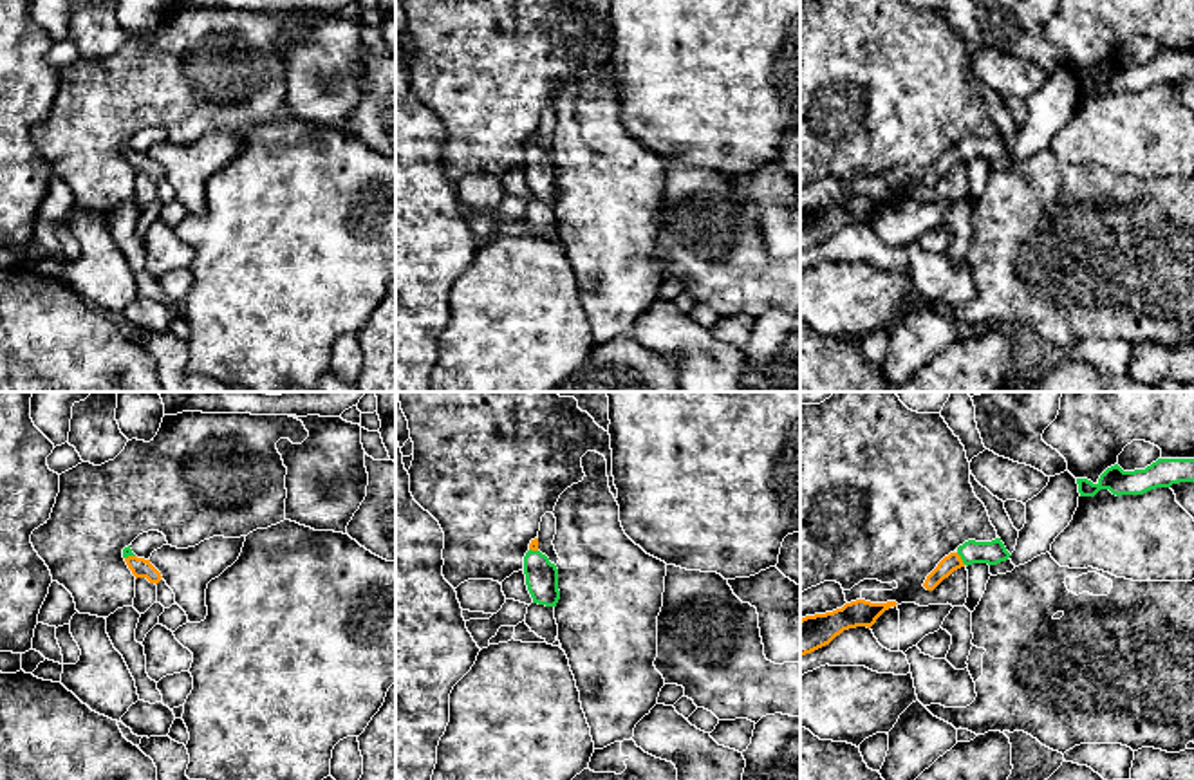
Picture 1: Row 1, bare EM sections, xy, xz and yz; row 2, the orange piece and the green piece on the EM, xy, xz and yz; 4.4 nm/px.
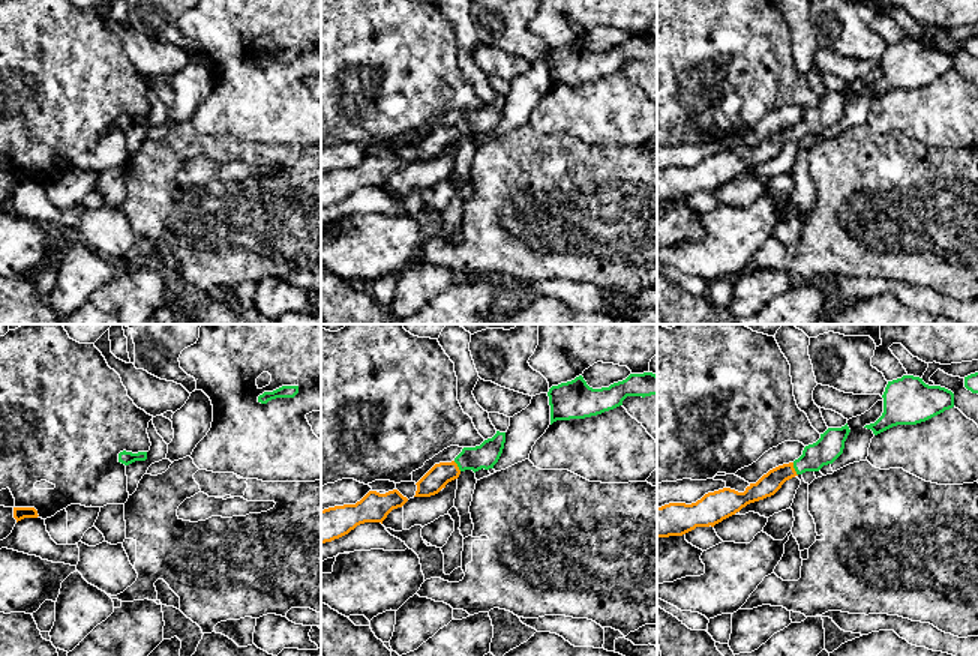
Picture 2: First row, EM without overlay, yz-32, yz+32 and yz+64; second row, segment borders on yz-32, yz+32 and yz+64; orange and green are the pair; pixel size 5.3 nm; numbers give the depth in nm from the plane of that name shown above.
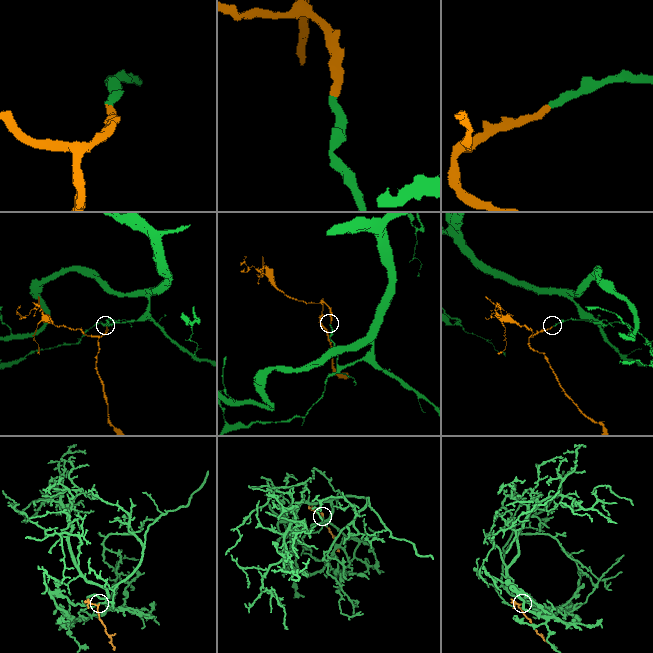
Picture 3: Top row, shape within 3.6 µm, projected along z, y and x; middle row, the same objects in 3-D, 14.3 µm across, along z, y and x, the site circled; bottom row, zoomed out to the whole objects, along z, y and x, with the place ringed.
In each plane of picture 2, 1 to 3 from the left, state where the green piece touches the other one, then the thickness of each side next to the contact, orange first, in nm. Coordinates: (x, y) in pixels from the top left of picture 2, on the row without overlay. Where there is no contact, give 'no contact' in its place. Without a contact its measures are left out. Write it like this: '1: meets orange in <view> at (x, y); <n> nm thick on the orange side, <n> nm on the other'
1: no contact
2: meets orange in yz+32 at (456, 129); 120 nm thick on the orange side, 140 nm on the other
3: meets orange in yz+64 at (794, 132); 110 nm thick on the orange side, 150 nm on the other

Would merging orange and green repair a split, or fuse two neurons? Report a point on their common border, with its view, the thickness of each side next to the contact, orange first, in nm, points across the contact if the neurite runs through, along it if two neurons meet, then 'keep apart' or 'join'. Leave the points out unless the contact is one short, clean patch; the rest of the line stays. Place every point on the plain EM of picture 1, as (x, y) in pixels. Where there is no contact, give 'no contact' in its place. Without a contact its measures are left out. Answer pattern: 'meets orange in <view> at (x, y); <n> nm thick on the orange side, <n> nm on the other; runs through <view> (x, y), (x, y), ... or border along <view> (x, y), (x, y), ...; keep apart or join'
meets orange in yz at (960, 154); 80 nm thick on the orange side, 110 nm on the other; runs through yz (952, 157), (960, 154), (969, 148), (992, 148); join

